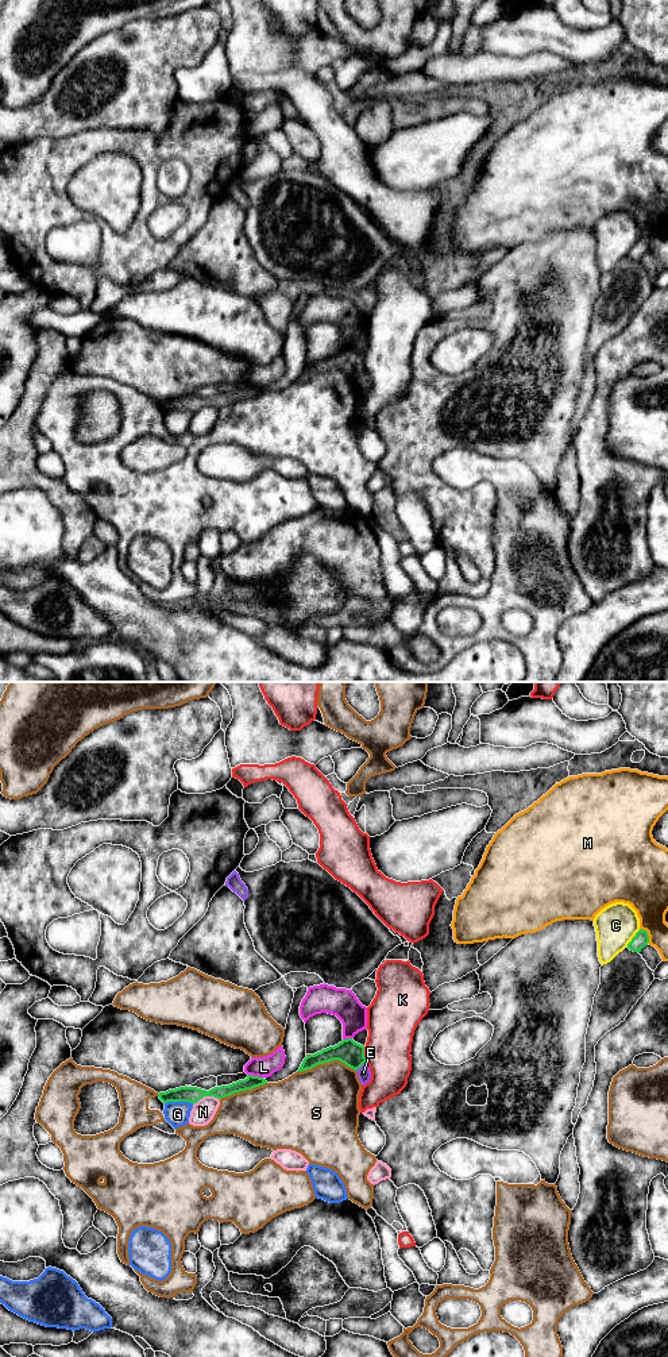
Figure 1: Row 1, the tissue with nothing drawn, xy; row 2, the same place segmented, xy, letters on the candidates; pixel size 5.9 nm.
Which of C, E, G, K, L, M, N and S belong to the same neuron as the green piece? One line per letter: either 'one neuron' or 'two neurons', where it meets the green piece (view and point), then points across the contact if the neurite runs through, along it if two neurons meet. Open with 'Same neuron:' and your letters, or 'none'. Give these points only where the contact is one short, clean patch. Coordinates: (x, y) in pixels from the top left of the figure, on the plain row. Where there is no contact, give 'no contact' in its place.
Same neuron: none
C: two neurons; meets green in xy at (633, 246)
E: two neurons; meets green in xy at (360, 374); border along xy (365, 371), (356, 380)
G: two neurons; meets green in xy at (180, 409); border along xy (165, 411), (193, 412)
K: two neurons; meets green in xy at (363, 363)
L: two neurons; meets green in xy at (255, 385)
M: two neurons; meets green in xy at (647, 243)
N: two neurons; meets green in xy at (205, 404)
S: two neurons; meets green in xy at (325, 370)

